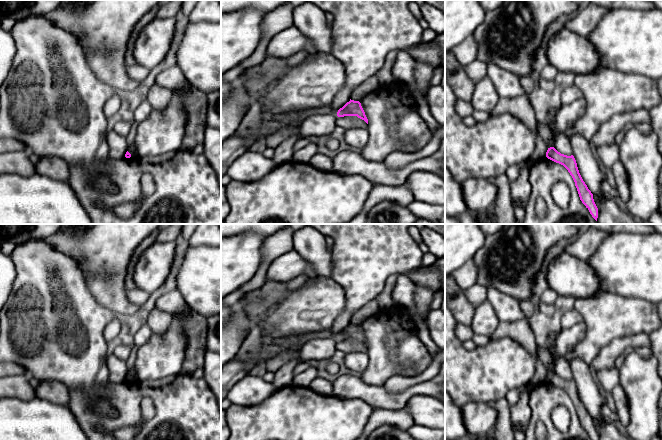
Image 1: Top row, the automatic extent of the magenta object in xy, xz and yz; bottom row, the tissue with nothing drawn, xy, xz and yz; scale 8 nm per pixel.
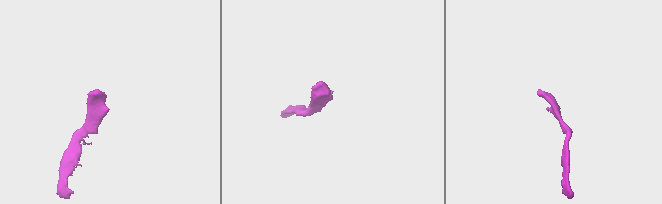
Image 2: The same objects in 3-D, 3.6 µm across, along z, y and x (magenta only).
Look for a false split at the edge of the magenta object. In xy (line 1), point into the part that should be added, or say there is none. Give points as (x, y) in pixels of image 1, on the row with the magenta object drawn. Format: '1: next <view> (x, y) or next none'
1: next none

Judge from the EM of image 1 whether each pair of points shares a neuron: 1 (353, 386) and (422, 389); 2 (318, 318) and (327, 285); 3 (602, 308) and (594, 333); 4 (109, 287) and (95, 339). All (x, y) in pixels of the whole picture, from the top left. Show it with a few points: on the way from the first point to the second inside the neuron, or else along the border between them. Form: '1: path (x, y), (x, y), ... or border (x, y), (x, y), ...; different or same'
1: path (370, 394), (376, 397), (405, 396); same
2: path (318, 310), (318, 305), (324, 299), (325, 293); same
3: path (602, 314), (602, 325), (600, 327); same
4: border (88, 290), (101, 305), (109, 308), (116, 314); different

